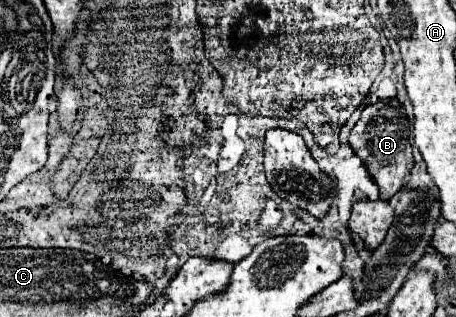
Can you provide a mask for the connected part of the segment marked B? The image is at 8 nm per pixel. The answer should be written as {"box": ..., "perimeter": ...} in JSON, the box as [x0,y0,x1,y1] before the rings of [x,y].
{"box":[350,98,414,200],"perimeter":[[[396,98],[368,104],[362,110],[360,120],[350,132],[350,146],[362,158],[370,176],[378,184],[382,200],[390,200],[398,190],[404,188],[404,180],[414,166],[414,158],[410,146],[410,124],[404,114],[404,108]]]}

